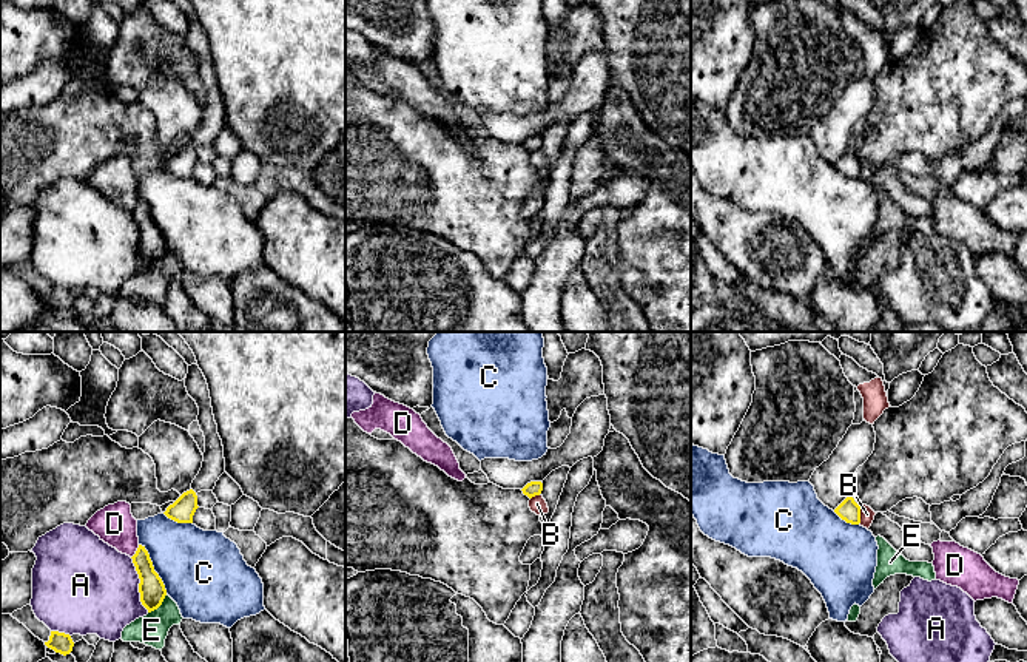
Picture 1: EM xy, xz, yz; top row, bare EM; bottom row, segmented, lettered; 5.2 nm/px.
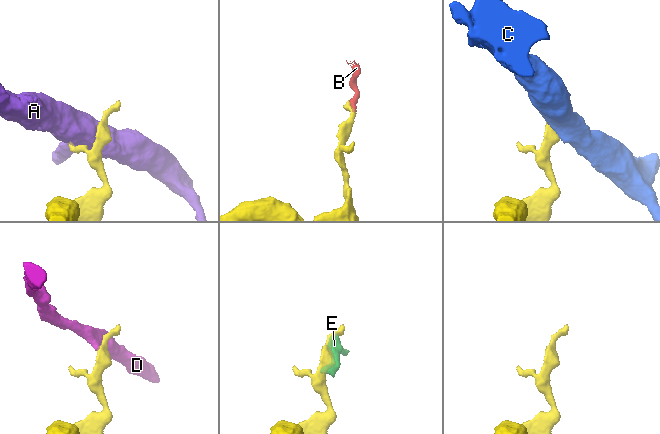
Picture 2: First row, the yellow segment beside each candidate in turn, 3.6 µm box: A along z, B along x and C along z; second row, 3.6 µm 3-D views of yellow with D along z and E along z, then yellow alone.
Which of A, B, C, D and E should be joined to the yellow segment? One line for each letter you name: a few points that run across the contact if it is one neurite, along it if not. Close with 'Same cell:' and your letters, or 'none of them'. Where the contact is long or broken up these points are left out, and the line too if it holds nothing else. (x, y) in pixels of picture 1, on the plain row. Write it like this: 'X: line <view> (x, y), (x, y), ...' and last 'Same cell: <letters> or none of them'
Same cell: none of them

